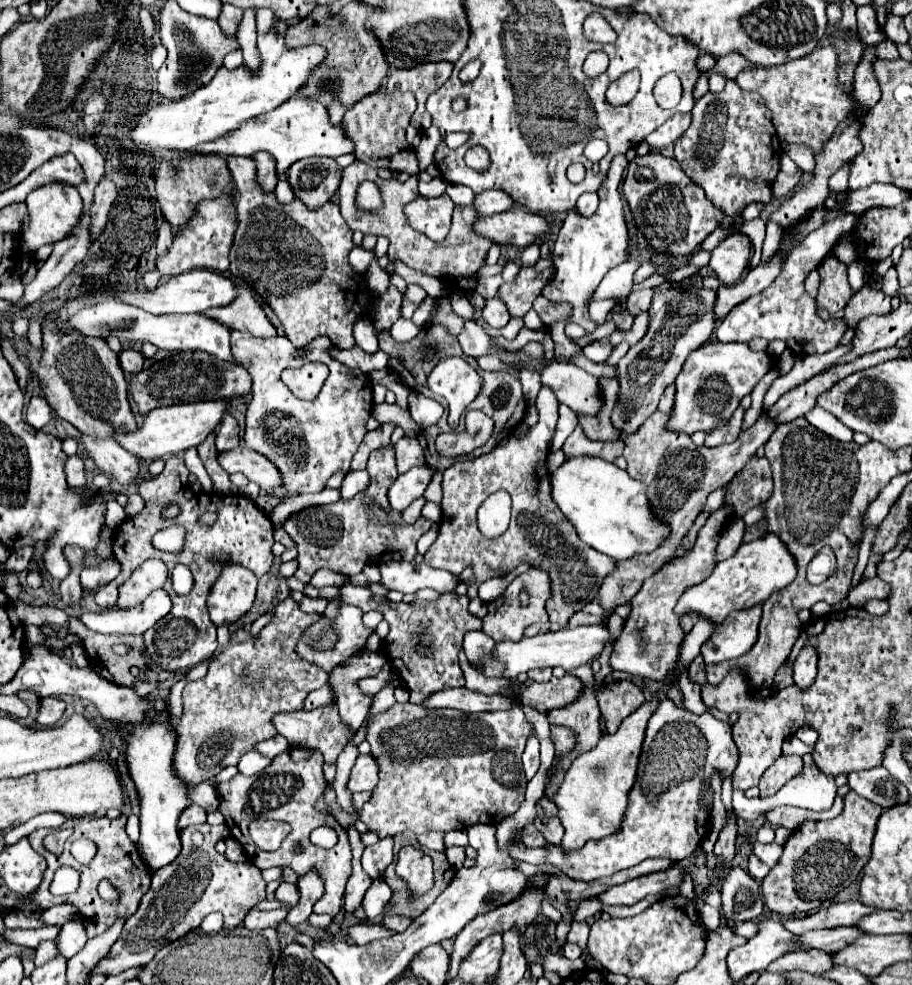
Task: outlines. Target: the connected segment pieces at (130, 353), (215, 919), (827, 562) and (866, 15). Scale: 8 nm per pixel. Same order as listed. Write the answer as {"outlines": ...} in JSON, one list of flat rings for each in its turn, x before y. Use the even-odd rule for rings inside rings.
{"outlines":[[[127,348,127,350,123,350,123,352,119,354,119,362,121,362,121,368,123,368,127,374,131,374,131,372,139,372,139,370,143,368,145,358,143,358,143,354,141,354,139,350]],[[213,912,207,915,201,923,201,928,208,934,219,932,221,926,223,926,223,920,221,920,221,913,219,912]],[[825,546,811,560,811,564,807,568,807,580,811,584,821,584,825,578,829,578,835,572,837,572,837,558,835,558,833,550,829,546]],[[873,6,857,8,857,32,859,32,859,38,869,46,887,40,883,28,877,22,877,14,873,12]]]}

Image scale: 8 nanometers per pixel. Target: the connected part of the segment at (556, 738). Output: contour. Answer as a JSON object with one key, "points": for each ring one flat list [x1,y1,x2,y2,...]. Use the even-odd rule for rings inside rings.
{"points":[[551,728,551,738,555,742,557,754,567,754,575,744,573,734,567,728]]}

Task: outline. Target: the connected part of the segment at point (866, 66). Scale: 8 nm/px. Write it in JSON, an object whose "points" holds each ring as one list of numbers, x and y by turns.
{"points":[[865,48,863,60,859,62,859,66,855,70,855,92,853,94,861,108,869,108,869,106,877,104,877,100,881,98,881,90,879,90,879,84,873,76,873,68,871,68,873,60,875,60,873,48]]}

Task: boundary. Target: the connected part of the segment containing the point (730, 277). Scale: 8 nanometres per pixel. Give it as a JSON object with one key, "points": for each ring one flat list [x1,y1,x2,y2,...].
{"points":[[737,232,711,252,709,266,715,270,717,278,725,286,733,286,747,270,749,258,751,258,751,240,743,232]]}

